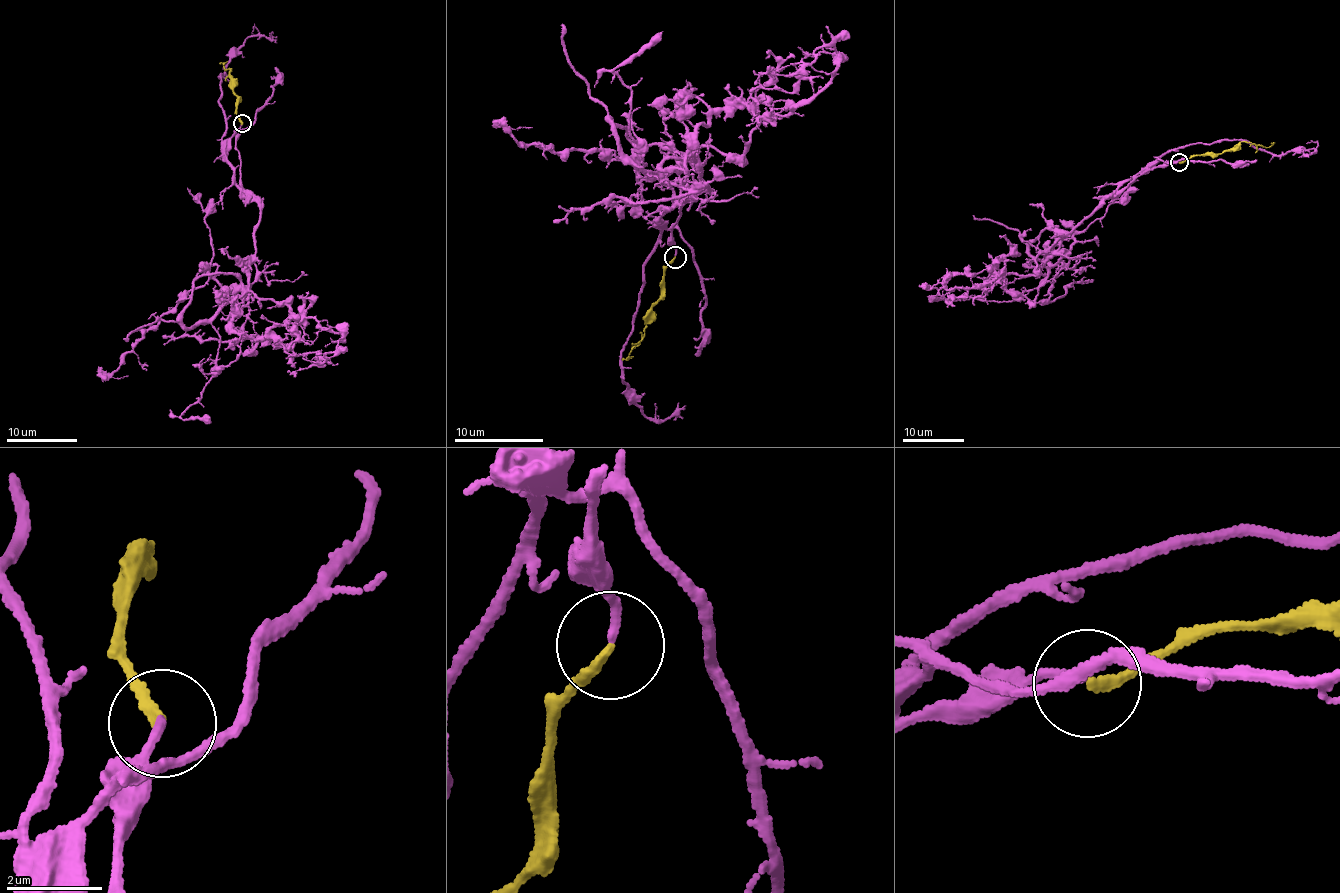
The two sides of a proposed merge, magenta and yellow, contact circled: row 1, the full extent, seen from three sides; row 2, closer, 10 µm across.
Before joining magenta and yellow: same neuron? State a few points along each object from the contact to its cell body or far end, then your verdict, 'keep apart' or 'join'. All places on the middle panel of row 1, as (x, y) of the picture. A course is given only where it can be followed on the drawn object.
course magenta (675, 255), (679, 205), (708, 189), (690, 155), (636, 168), (630, 87), (613, 70), (663, 31); course yellow (675, 257), (664, 271), (662, 297), (652, 307), (643, 338), (630, 352), (629, 360), (632, 356); join

